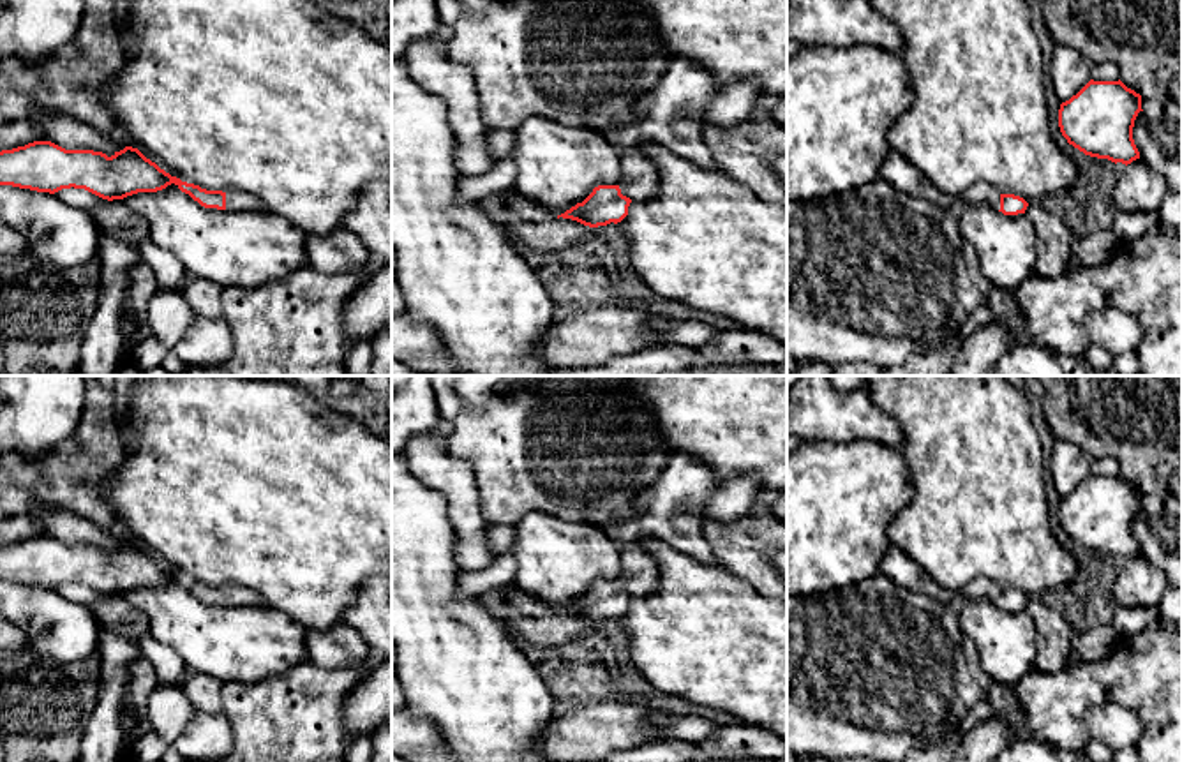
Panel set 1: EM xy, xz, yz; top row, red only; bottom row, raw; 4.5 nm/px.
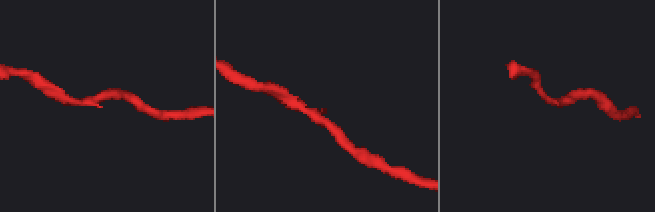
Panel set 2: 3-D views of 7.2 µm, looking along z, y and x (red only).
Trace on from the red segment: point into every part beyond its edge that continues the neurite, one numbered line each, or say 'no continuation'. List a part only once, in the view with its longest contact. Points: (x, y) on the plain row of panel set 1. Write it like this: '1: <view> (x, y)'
1: xz (639, 574)

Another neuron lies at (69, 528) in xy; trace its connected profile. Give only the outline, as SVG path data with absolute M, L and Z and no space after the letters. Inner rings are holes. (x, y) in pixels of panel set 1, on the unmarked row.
M35 506L32 515L41 526L42 536L51 536L65 545L94 545L111 552L125 543L113 529L101 527L74 512L56 506Z

